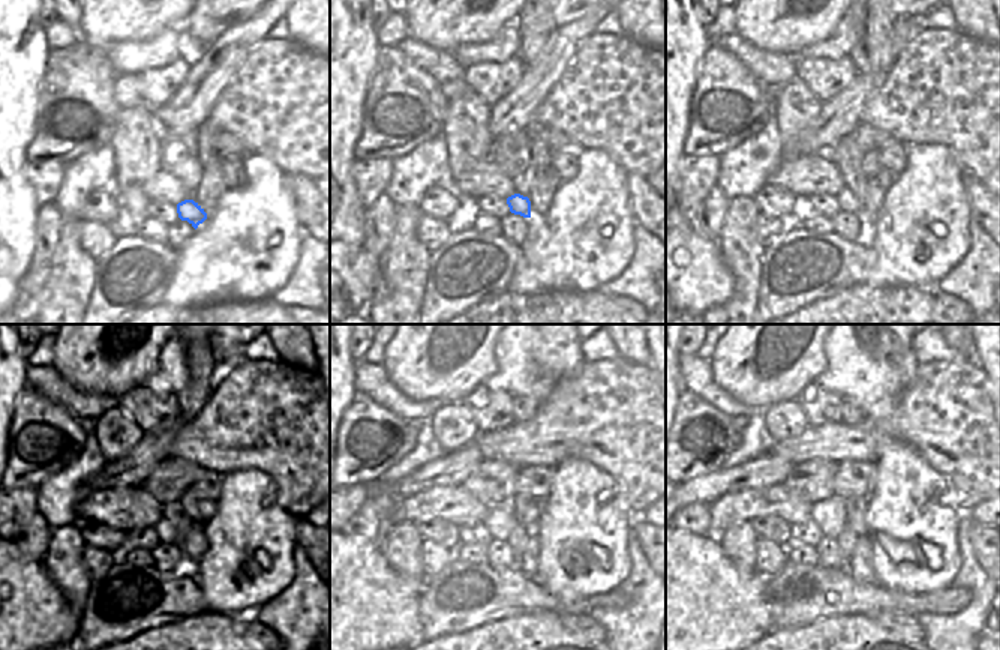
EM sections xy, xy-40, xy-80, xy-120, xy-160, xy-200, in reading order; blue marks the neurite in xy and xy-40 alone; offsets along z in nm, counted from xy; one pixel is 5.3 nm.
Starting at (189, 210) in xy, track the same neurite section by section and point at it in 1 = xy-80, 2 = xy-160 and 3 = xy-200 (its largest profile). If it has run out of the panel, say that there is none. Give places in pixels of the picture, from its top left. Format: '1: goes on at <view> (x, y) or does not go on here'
1: goes on at xy-80 (847, 200)
2: goes on at xy-160 (500, 521)
3: goes on at xy-200 (829, 515)

